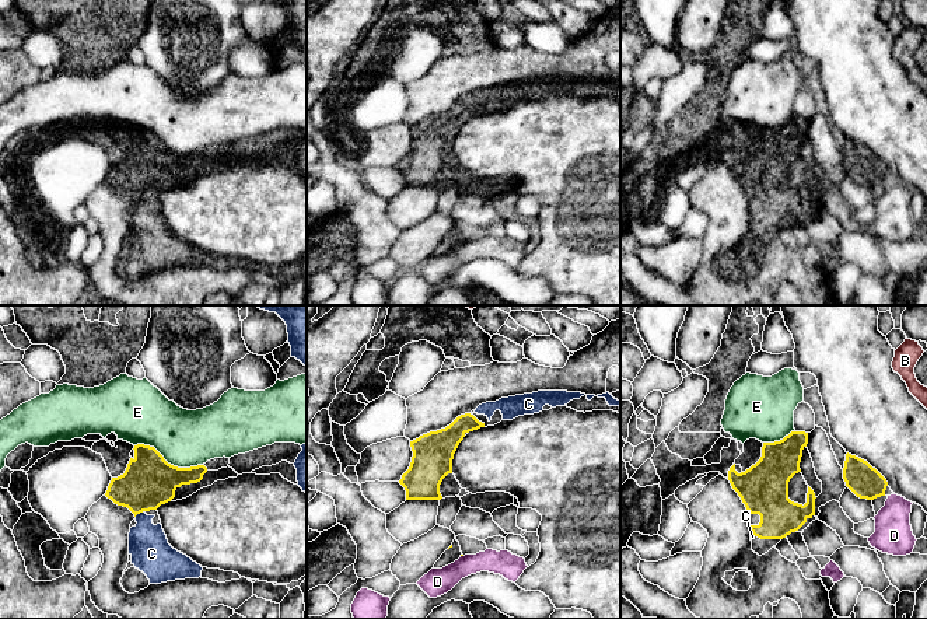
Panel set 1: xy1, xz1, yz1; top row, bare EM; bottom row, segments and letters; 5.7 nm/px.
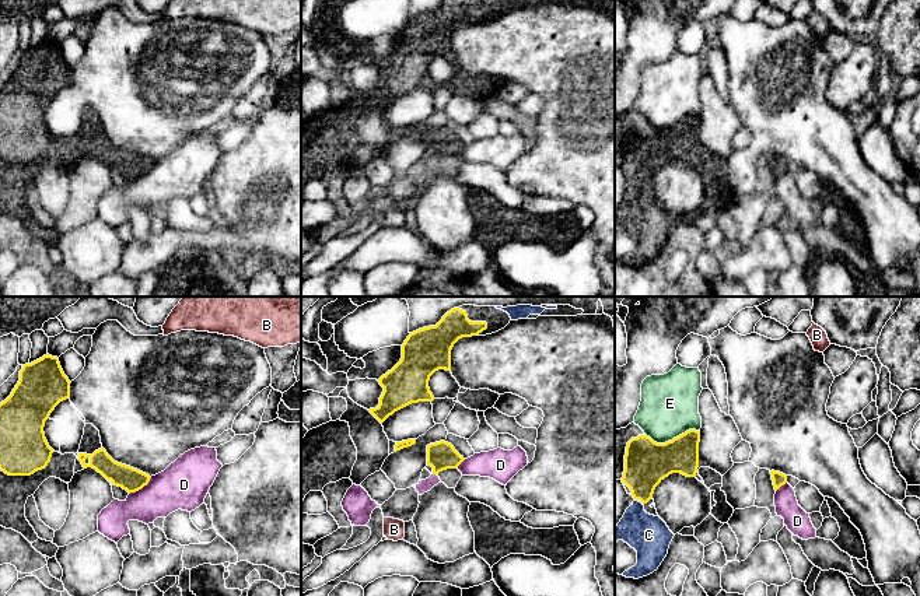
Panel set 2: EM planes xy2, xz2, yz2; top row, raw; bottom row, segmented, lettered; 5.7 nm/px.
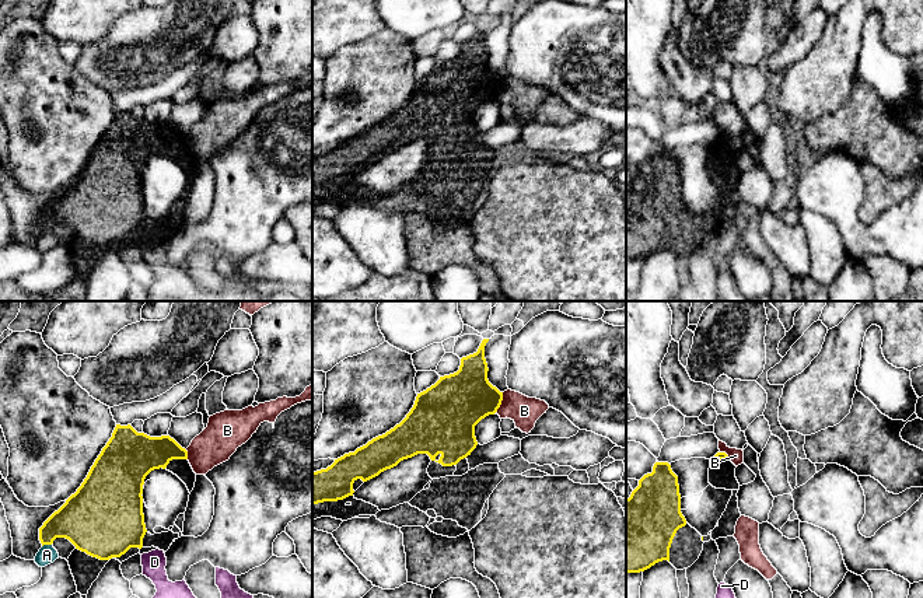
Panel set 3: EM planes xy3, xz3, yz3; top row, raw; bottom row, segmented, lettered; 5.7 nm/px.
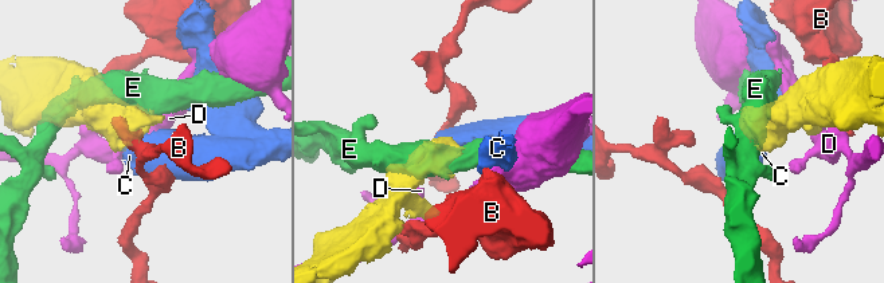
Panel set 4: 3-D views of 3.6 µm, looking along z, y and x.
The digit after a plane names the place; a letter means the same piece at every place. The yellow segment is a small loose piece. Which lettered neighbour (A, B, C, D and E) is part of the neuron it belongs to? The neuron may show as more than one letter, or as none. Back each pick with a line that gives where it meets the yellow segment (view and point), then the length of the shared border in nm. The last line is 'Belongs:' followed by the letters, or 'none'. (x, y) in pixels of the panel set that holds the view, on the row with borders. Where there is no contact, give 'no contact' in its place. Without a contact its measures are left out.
C: contact xy1 (137, 513); length 50 nm
Belongs: C

